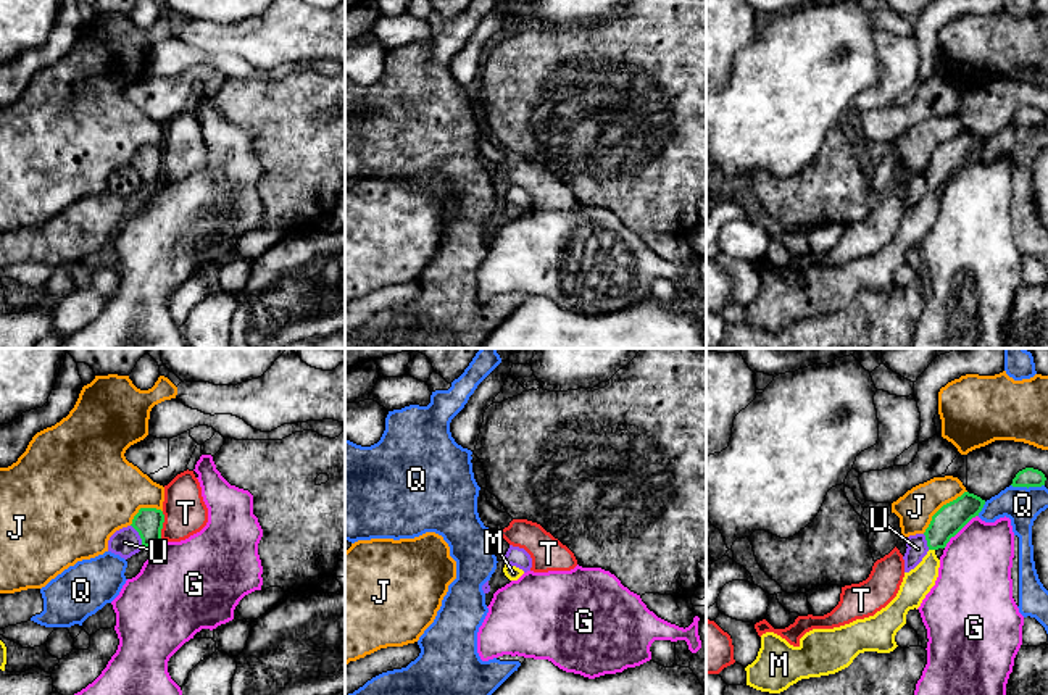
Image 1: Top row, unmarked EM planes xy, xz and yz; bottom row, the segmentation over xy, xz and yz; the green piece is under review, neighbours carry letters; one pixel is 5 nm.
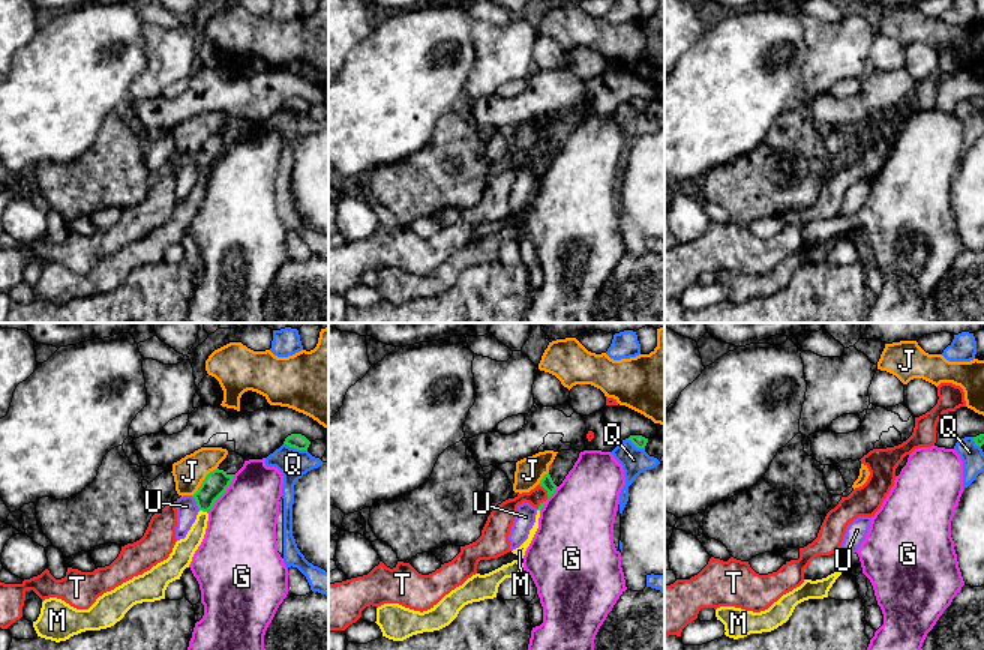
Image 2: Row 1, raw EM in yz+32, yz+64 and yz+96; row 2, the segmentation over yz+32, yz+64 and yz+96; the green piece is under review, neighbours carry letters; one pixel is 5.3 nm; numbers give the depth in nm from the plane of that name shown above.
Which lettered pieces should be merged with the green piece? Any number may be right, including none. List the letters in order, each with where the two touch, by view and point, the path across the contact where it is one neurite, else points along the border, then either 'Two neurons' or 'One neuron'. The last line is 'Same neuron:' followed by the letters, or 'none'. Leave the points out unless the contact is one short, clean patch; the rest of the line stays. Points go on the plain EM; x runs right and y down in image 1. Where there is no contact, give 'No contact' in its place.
G: Touches green at yz (960, 168). Boundary: yz (977, 153), (944, 186). Two neurons
J: Touches green at yz (940, 147). Two neurons
M: Touches green at yz (932, 187). Path across: yz (953, 155), (937, 173), (932, 187), (927, 210), (916, 223). One neuron
Q: Touches green at yz (1027, 126). Two neurons
T: Touches green at xy (162, 163). Boundary: xy (163, 150), (160, 176). Two neurons
U: Touches green at xy (139, 173). Two neurons
Same neuron: M

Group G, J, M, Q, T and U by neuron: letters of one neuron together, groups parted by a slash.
G / J / M / Q / T / U

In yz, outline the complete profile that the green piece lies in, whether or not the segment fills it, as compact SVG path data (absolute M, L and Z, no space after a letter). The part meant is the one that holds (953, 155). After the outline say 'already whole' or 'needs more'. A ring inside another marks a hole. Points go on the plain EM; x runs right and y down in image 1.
M964 131L943 144L925 168L929 190L922 200L905 211L896 235L874 255L856 258L834 268L813 268L793 285L774 271L761 274L756 298L745 306L746 324L780 332L801 318L835 313L848 306L864 290L890 292L898 284L896 271L906 263L909 248L917 248L935 224L940 198L935 190L945 187L985 144L980 135Z | needs more

